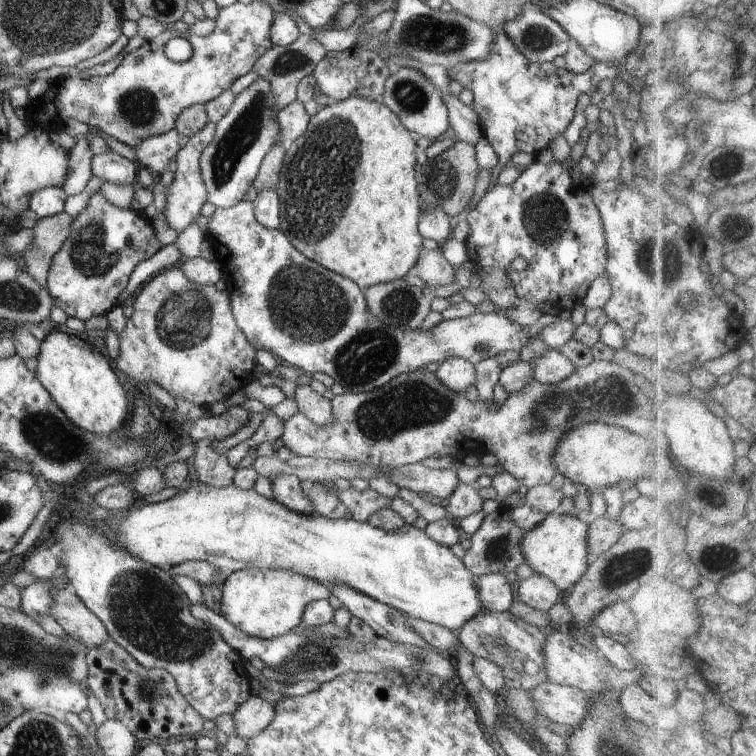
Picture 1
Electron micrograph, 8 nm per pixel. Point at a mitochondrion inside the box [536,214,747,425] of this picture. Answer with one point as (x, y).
(651, 259)

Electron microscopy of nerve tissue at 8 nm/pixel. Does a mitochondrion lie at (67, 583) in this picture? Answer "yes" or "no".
no

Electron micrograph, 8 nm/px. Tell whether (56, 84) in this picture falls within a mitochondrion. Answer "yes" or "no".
no

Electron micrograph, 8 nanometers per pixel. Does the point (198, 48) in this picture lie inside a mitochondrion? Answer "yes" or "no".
no

